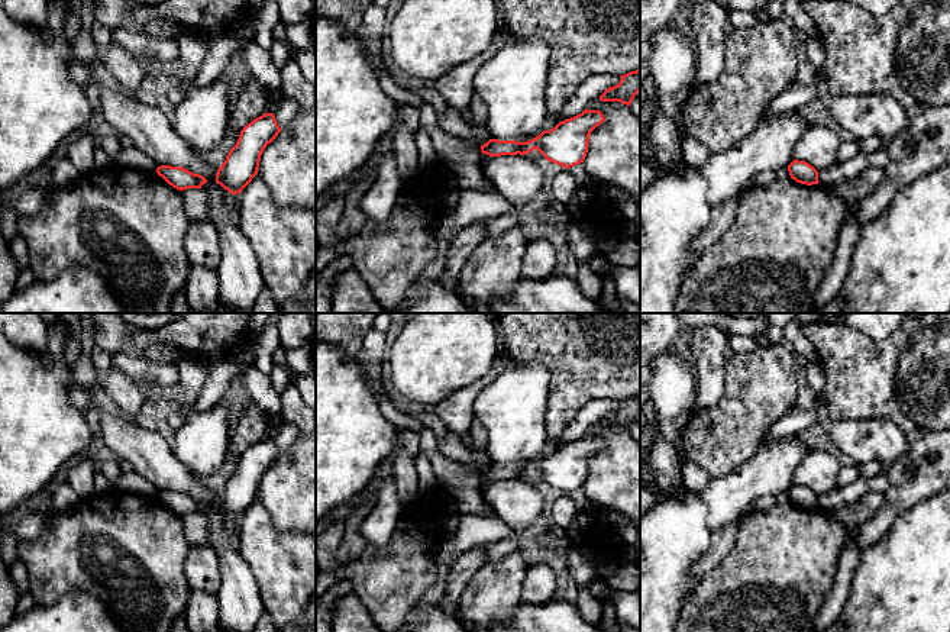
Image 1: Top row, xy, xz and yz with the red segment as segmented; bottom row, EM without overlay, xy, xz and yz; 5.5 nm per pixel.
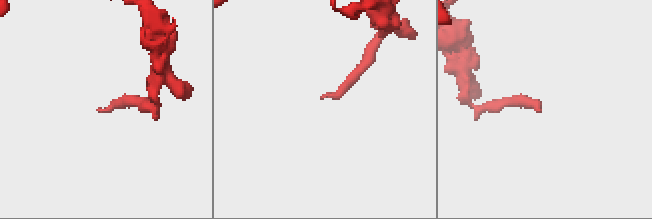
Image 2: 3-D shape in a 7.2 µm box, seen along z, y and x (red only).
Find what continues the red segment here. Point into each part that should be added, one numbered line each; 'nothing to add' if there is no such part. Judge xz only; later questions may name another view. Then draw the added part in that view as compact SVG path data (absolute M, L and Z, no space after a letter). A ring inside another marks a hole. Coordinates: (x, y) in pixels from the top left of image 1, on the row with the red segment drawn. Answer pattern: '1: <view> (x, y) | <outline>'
nothing to add

